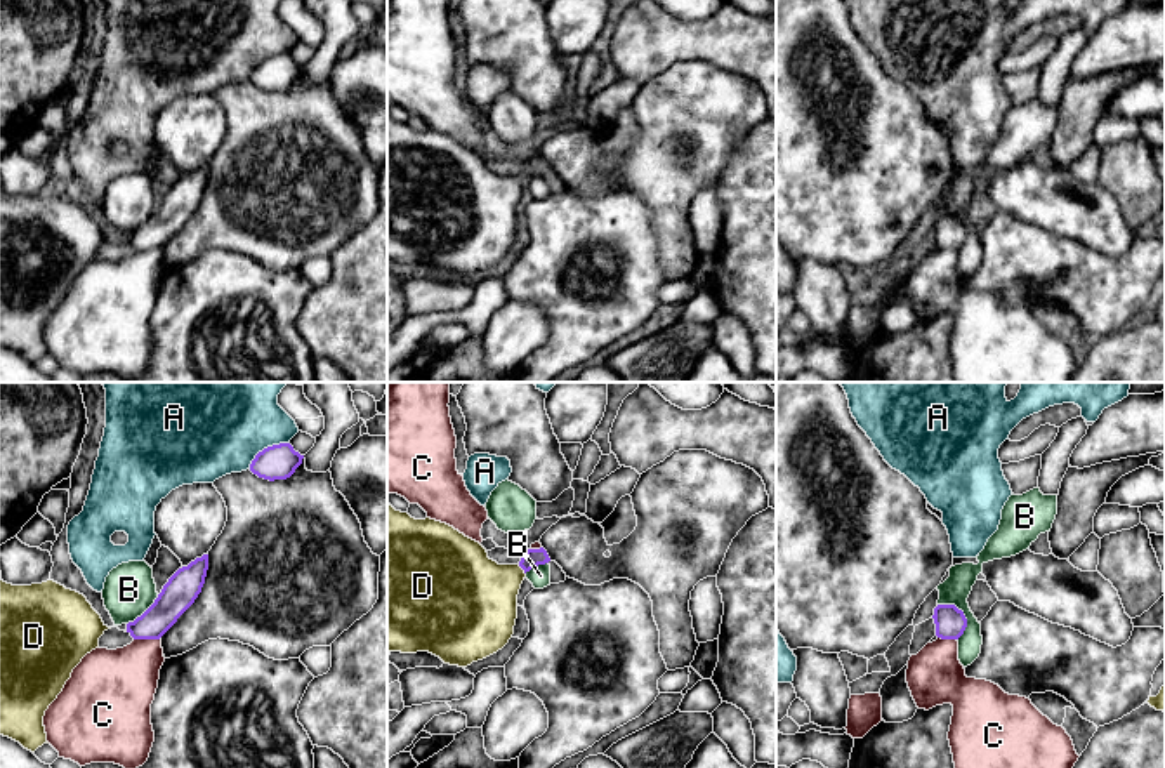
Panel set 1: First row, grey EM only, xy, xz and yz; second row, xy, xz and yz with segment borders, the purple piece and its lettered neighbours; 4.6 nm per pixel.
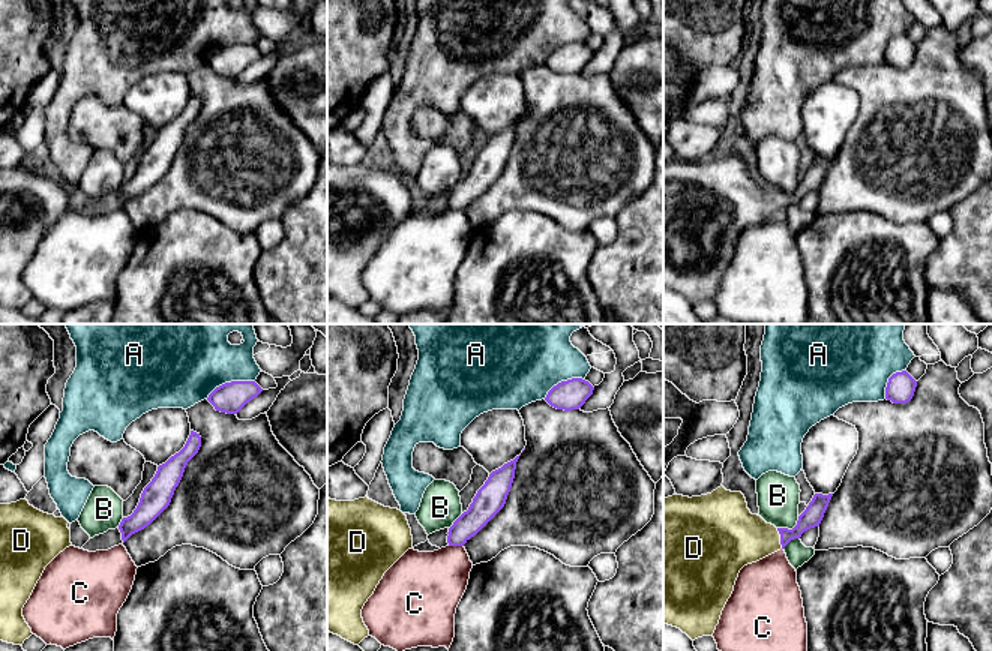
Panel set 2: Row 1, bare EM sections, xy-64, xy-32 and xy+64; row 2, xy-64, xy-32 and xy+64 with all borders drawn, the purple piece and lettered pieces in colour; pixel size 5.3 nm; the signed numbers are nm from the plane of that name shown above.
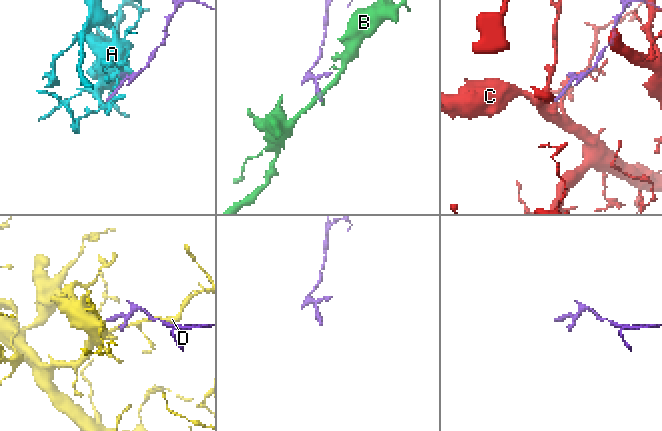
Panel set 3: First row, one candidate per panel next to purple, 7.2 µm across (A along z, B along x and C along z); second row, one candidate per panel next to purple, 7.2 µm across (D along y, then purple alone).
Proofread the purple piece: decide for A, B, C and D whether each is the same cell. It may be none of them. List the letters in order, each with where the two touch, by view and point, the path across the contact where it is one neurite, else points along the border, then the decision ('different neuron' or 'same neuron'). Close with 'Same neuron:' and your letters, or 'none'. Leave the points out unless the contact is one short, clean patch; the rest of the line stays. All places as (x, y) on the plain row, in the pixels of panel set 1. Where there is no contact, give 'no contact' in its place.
A: contact xy (268, 58); different neuron
B: contact yz (962, 225); border yz (938, 214), (954, 214), (962, 223), (966, 240), (957, 251); different neuron
C: contact xy (146, 249); border xy (134, 249), (158, 251); different neuron
D: contact xz (523, 179); way xz (532, 169), (523, 179), (478, 209); same neuron
Same neuron: D

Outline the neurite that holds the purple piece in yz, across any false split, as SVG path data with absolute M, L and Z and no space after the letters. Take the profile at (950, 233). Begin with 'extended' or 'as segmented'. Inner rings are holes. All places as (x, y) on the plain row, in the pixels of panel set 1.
as segmented; M938 215L932 229L936 235L936 247L941 250L958 250L967 238L964 222L955 215Z

